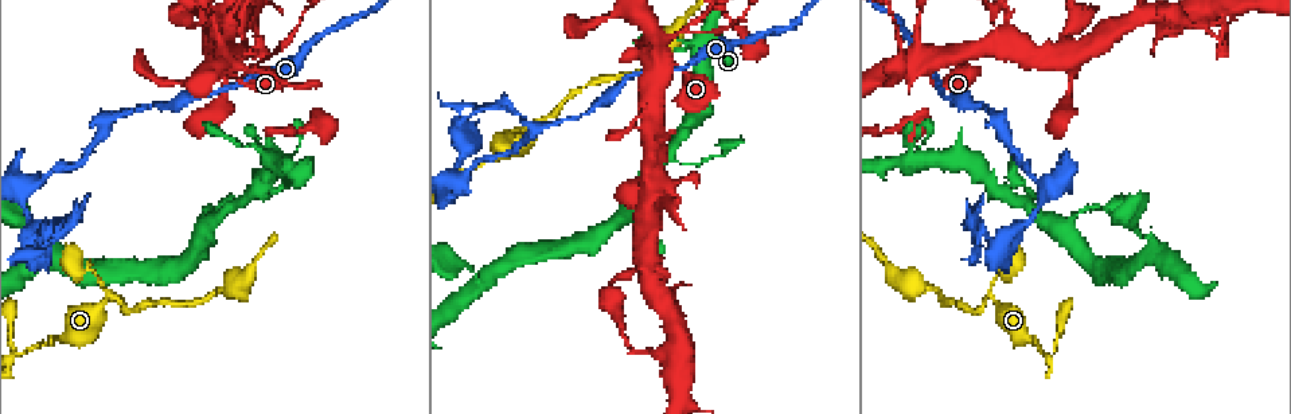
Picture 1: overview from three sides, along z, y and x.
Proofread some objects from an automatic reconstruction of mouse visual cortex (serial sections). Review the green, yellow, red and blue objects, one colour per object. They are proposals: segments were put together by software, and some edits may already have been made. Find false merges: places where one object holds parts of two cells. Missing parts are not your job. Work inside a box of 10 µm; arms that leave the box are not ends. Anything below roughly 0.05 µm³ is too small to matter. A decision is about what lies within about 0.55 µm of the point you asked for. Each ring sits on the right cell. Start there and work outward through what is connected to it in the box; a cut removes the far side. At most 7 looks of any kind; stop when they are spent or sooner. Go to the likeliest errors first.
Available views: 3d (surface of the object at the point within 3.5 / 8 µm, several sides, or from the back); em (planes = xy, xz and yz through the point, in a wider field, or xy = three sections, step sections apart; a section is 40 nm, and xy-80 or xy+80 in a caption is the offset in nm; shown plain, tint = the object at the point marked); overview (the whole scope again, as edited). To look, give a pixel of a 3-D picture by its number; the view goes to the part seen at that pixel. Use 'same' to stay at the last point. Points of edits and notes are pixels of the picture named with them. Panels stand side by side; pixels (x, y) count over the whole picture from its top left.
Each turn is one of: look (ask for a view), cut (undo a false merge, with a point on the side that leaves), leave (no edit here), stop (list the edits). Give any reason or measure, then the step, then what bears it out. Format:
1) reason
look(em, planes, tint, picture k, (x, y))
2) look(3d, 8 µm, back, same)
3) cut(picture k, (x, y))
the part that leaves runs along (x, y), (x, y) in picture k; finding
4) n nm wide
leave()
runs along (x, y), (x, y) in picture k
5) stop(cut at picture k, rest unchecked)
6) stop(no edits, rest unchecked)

a fork
look(3d, 3.5 µm, picture 1, (252, 69))

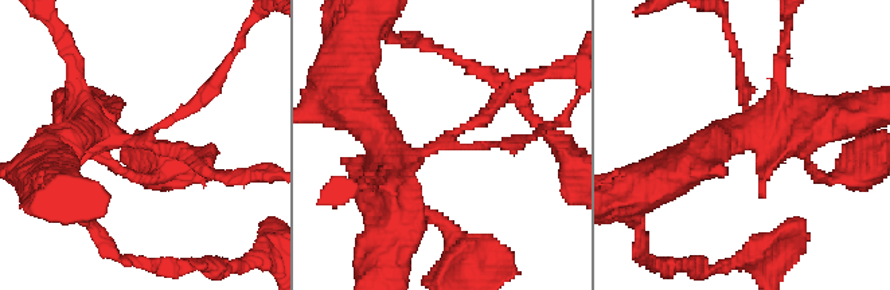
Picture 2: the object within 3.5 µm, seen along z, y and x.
3 arms; arms of 100, 150, 450 nm; need the tissue
look(em, planes, tint, picture 2, (139, 140))

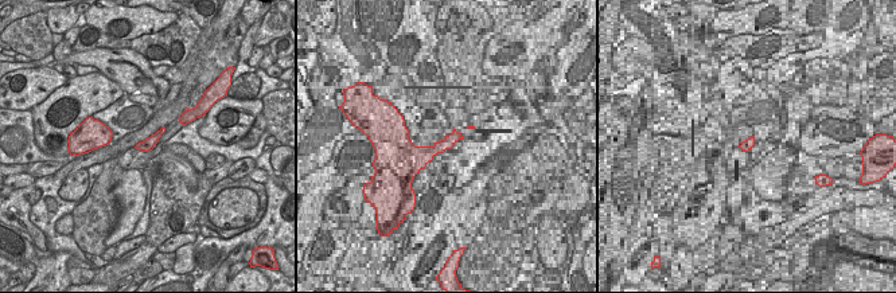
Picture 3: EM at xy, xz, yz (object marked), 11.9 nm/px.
cut(picture 2, (473, 122))
the part that leaves runs along (432, 149), (530, 138) in picture 2; two cells meet here

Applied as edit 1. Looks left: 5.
redraw
look(overview)

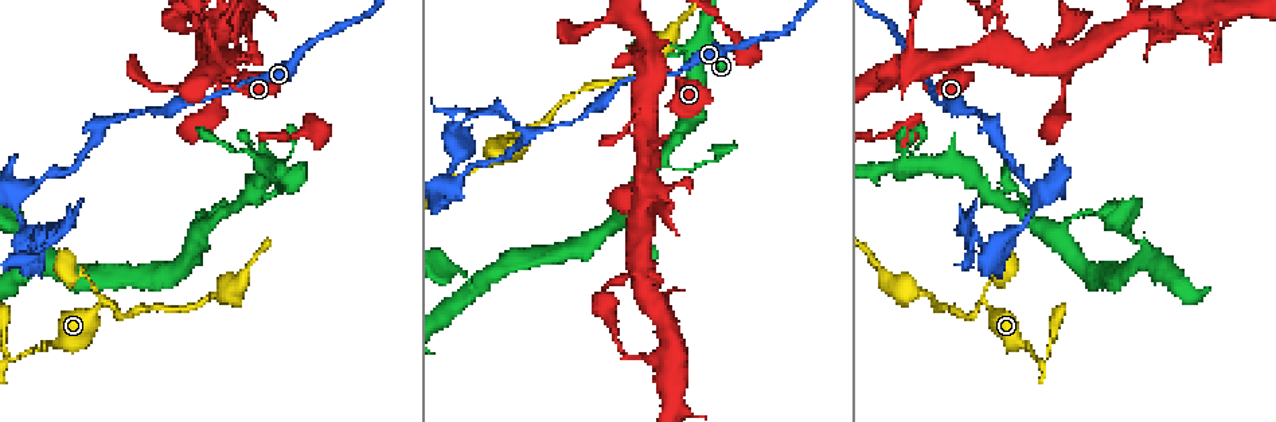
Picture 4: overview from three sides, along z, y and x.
narrows sharply
look(3d, 3.5 µm, picture 4, (105, 299))

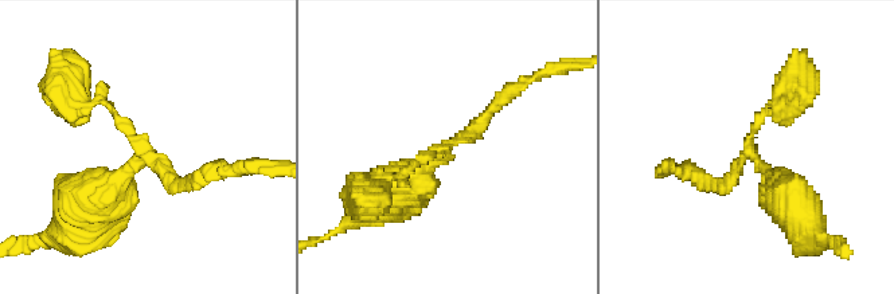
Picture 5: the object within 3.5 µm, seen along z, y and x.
3 arms; arms of 100, 150, 500 nm
look(em, xy, step 5, tint, picture 5, (142, 156))

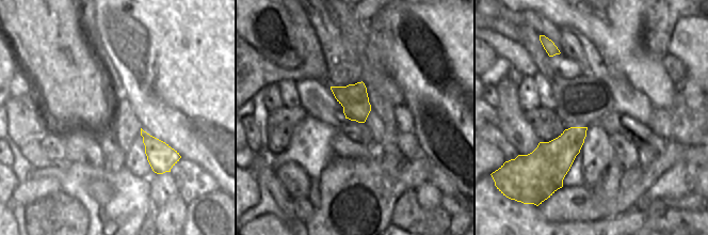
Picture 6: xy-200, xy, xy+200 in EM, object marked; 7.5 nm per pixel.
leave()
runs along (386, 193), (468, 134), (502, 97) in picture 5; continuous, no second cell

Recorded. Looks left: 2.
look(3d, 8 µm, picture 4, (25, 191))

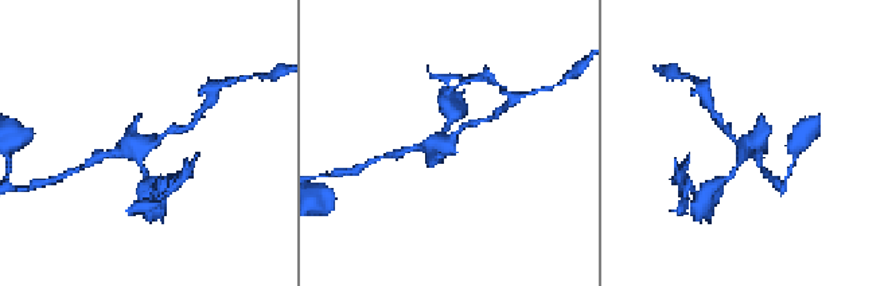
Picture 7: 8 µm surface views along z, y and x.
shape alone is not enough
look(em, xy, step 2, tint, same)

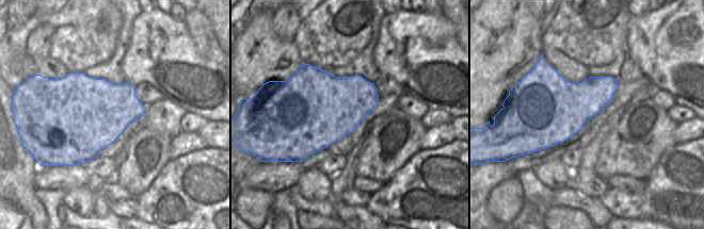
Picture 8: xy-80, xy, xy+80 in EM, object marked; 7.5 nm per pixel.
leave()
runs along (176, 130), (140, 152), (144, 177) in picture 7; continuous, no second cell

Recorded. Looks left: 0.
stop(cut at picture 2, rest unchecked)

